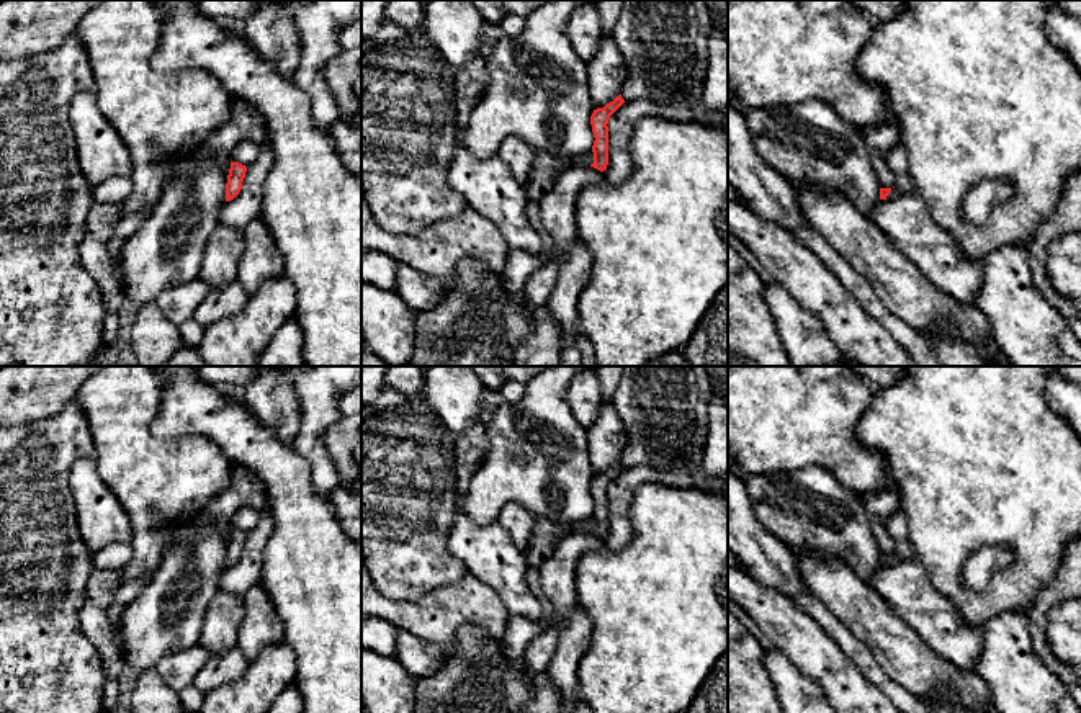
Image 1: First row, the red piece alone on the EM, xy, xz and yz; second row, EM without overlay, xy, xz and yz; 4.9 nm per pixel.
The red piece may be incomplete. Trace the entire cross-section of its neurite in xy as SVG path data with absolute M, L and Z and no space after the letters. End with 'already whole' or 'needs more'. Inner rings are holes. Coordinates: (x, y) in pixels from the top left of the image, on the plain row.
M231 528L227 549L226 549L226 567L234 566L242 556L242 548L245 545L247 533L239 528Z; already whole

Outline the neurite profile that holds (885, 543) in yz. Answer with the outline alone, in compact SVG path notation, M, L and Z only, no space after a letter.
M891 479L888 486L877 492L868 492L860 496L865 510L868 512L875 527L875 540L881 554L895 553L895 540L883 528L883 523L890 515L901 510L899 505L899 489Z

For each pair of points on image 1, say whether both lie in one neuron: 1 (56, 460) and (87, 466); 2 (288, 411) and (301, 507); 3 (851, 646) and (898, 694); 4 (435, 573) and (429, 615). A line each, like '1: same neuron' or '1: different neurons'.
1: different neurons
2: different neurons
3: same neuron
4: different neurons

